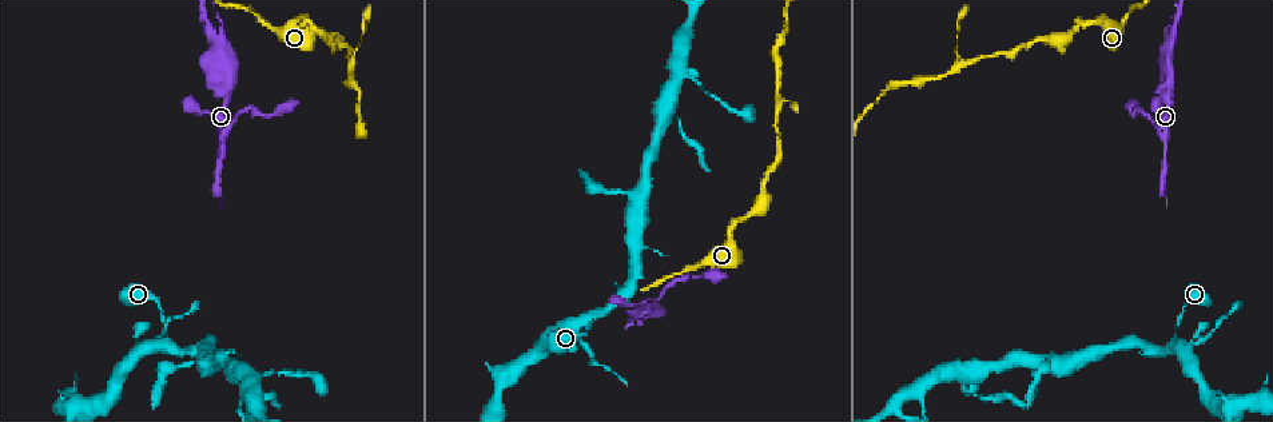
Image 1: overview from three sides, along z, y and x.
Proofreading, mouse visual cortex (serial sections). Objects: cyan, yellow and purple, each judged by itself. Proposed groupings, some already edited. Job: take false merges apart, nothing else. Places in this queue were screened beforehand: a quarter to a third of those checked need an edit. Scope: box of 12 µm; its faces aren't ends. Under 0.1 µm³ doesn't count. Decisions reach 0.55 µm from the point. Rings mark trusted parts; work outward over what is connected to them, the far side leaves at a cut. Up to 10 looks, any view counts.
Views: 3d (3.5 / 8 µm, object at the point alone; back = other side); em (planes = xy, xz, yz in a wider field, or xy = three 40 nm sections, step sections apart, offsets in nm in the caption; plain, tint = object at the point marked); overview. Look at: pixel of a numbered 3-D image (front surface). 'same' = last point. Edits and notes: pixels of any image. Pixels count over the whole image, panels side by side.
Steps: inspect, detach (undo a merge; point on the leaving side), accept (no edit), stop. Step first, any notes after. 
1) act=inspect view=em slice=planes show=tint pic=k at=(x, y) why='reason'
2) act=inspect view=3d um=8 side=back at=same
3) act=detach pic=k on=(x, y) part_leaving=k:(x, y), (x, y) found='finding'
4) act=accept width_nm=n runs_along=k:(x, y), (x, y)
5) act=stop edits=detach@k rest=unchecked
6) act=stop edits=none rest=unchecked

act=inspect view=3d um=3.5 pic=1 at=(642, 312) why='a fork'

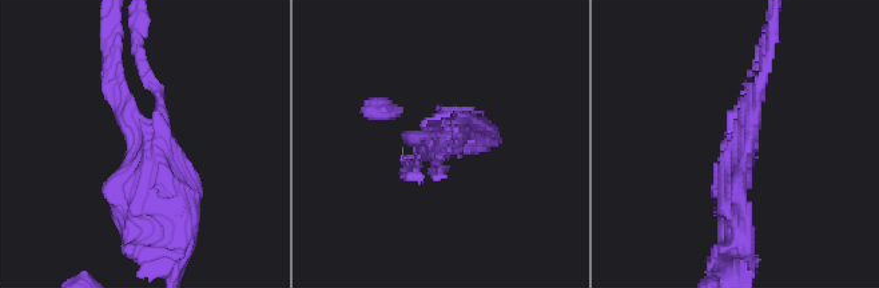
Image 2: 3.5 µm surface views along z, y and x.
act=inspect view=em slice=xy step=5 show=tint pic=2 at=(452, 141) arms=3 arm_widths_nm=100,200,350 why='need the tissue'

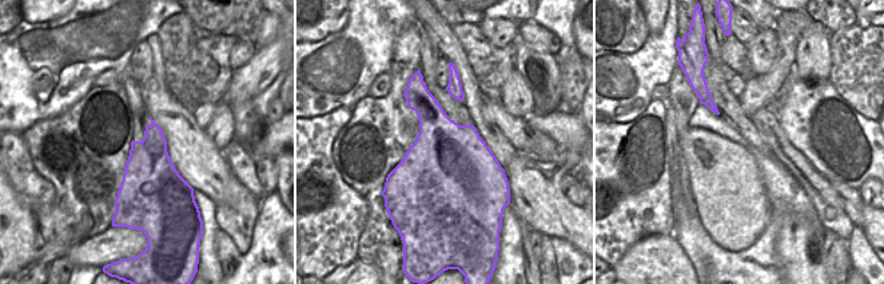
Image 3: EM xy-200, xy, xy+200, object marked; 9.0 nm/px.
act=detach pic=2 on=(146, 71) found='two cells meet here'

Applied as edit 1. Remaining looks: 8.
act=inspect view=overview why='see it whole again'

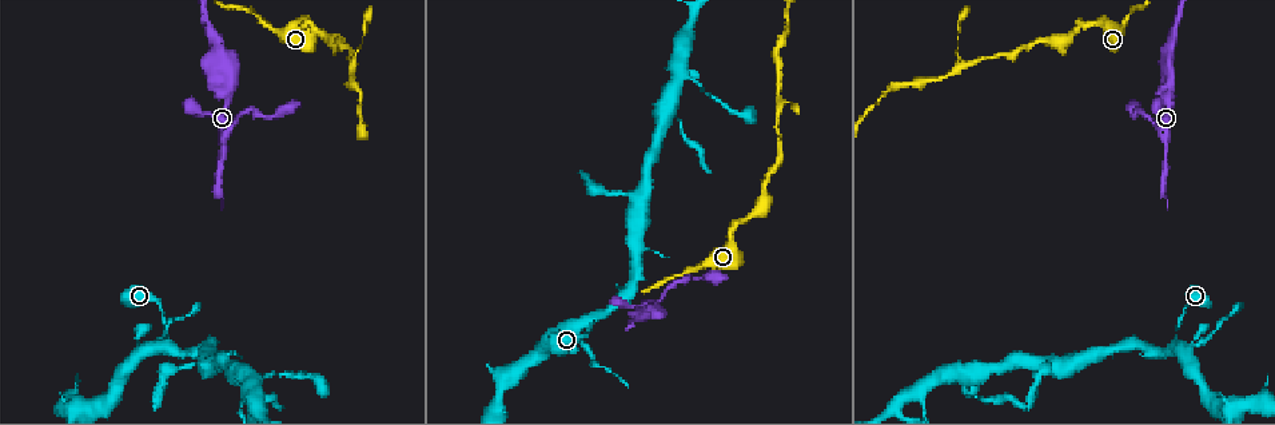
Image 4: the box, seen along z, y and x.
act=inspect view=3d um=3.5 pic=4 at=(690, 267) why='thick turns thin'

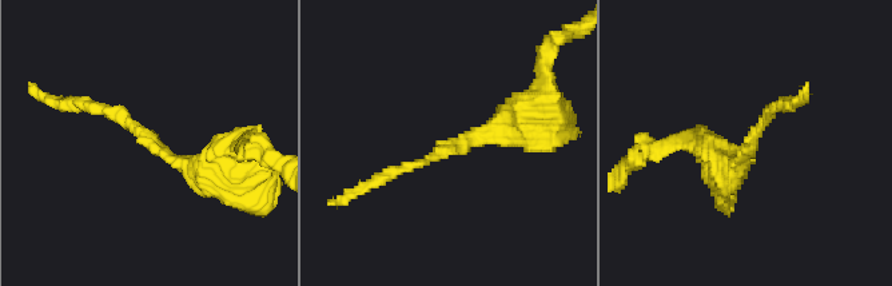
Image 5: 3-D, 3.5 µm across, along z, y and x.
act=inspect view=em slice=xy step=3 show=tint pic=5 at=(750, 146) arm_widths_nm=150,350 why='shape alone is not enough'

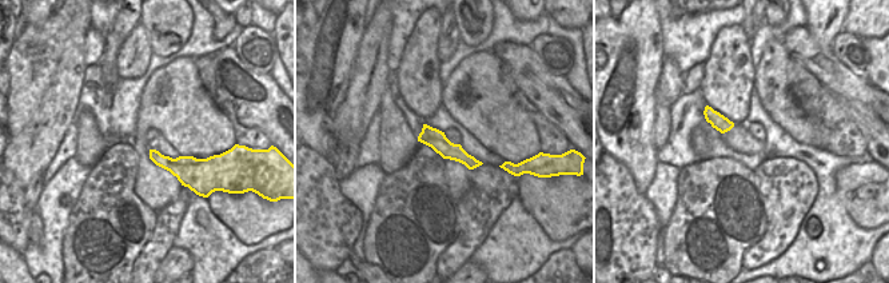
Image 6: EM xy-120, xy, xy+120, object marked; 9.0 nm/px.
act=accept runs_along=6:(426, 128), (447, 150), (475, 163) found='all the same cell'

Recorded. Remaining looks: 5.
act=inspect view=3d um=3.5 pic=4 at=(313, 25) why='sharp bend'

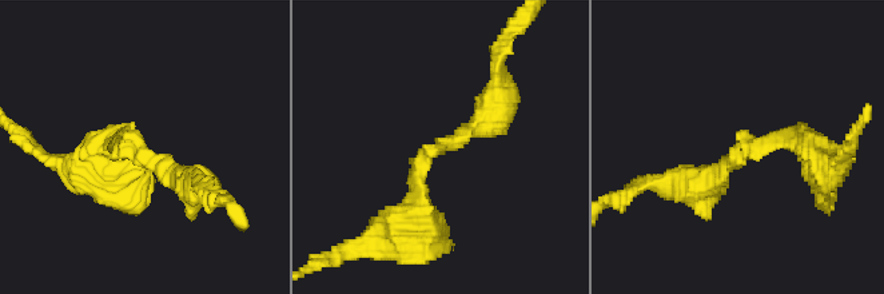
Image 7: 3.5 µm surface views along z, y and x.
act=inspect view=em slice=planes show=tint pic=7 at=(436, 151) arm_widths_nm=300,300

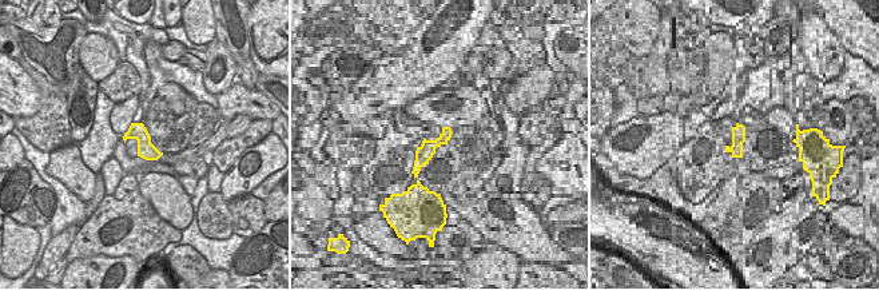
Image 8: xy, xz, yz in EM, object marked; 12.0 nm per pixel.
act=accept runs_along=7:(418, 221), (422, 159), (500, 98) found='all the same cell'

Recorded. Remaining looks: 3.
act=inspect view=3d um=3.5 side=back pic=4 at=(934, 79) why='narrows sharply'

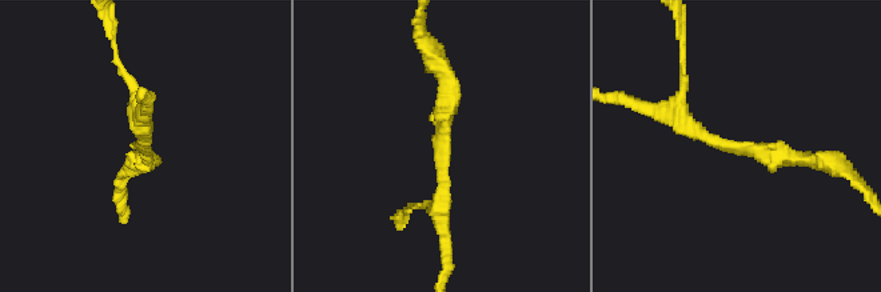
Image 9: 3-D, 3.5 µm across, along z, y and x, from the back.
act=accept arm_widths_nm=200,200 runs_along=9:(656, 112), (734, 150), (820, 162) found='all the same cell'

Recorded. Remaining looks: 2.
act=stop edits=detach@2 rest=unchecked

